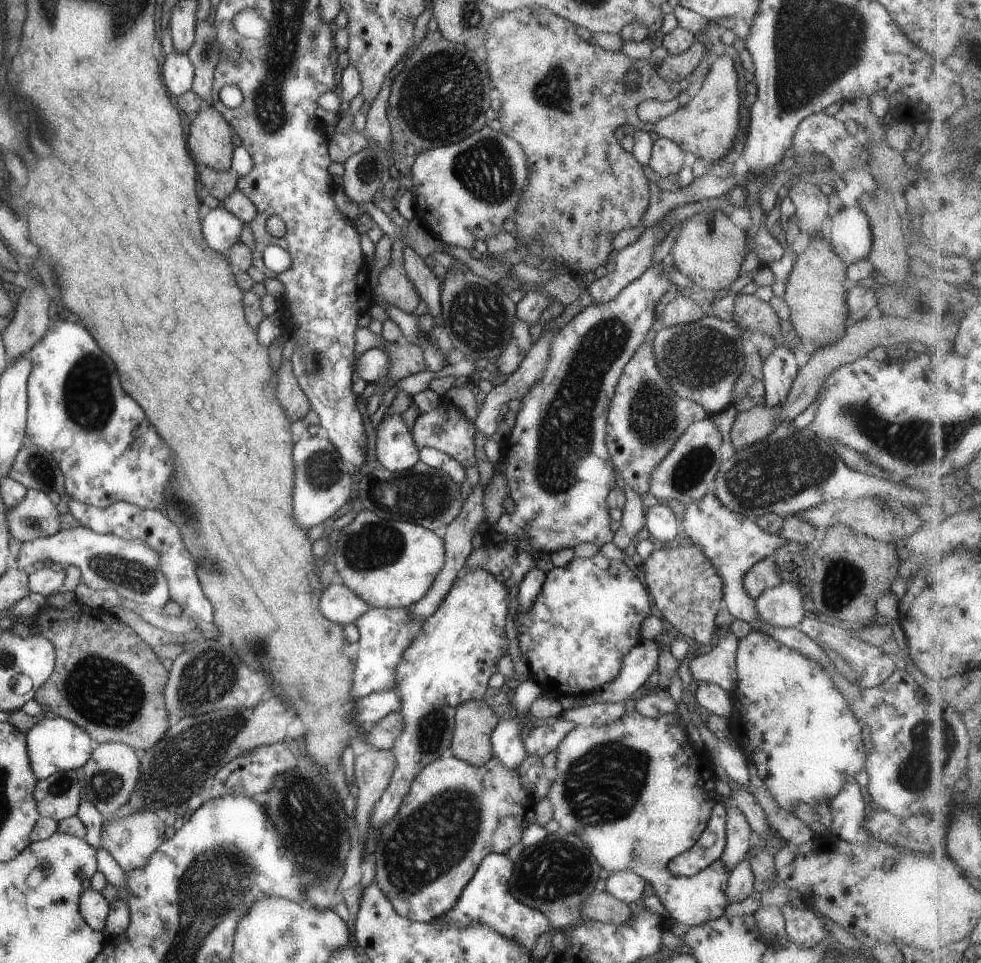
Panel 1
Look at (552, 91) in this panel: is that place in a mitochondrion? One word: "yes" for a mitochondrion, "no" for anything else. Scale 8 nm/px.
yes

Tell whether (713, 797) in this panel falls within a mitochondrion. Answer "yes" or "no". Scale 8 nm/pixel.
no

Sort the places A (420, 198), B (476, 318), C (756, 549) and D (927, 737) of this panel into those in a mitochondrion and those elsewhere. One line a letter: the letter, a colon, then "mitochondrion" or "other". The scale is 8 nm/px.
A: other
B: mitochondrion
C: other
D: mitochondrion

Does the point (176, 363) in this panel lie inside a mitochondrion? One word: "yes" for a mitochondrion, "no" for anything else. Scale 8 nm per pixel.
no

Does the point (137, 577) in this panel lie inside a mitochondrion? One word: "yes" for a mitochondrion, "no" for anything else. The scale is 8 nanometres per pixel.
yes

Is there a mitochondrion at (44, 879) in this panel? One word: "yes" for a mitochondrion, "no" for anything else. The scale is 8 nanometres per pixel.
no

